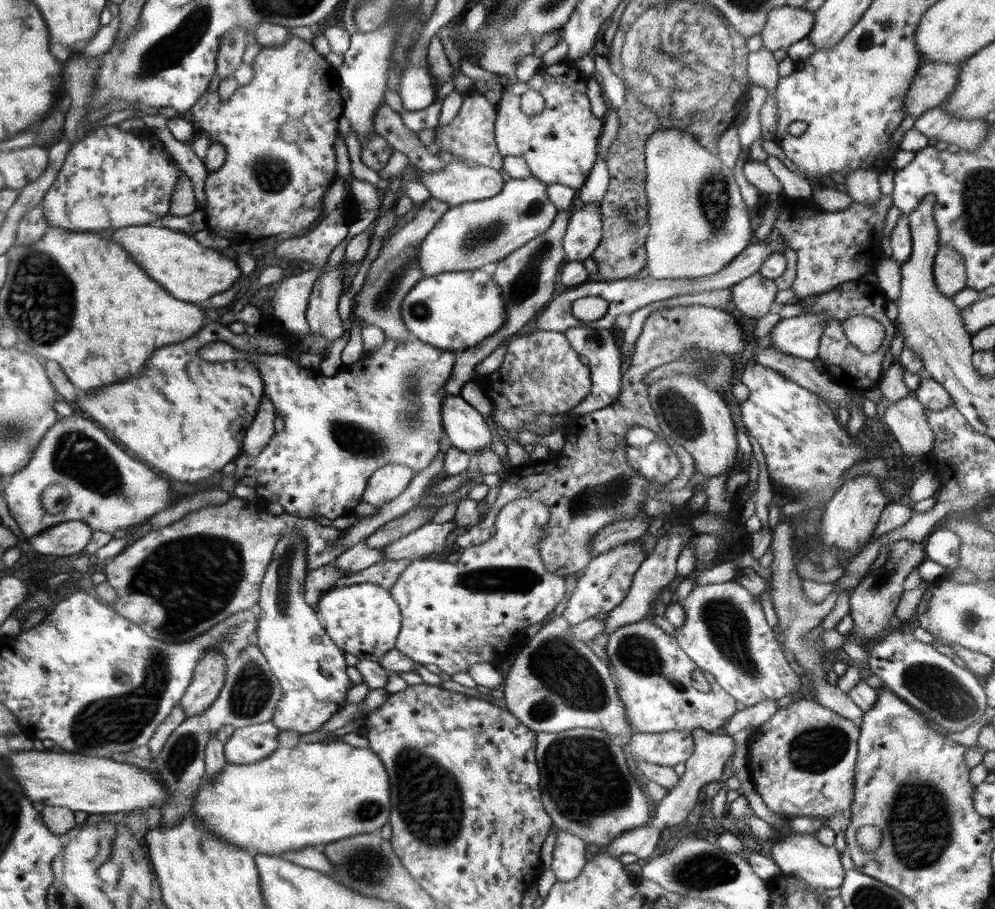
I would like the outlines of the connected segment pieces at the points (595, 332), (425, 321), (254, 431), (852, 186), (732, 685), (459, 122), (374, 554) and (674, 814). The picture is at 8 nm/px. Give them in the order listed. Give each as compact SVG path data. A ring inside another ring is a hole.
M568 327L563 333L569 340L571 347L578 354L585 356L590 362L591 391L590 394L577 404L571 411L571 417L584 415L596 409L611 405L617 398L621 389L622 372L620 366L624 355L614 341L611 329L590 329L584 327Z
M482 269L422 277L404 297L400 312L412 337L454 352L486 340L505 325L506 318L500 287Z
M263 394L256 416L244 435L241 453L247 456L258 456L260 451L266 448L268 441L275 435L275 411L271 399Z
M866 169L848 171L845 176L846 192L854 201L864 203L864 206L874 206L882 196L879 174Z
M735 580L692 588L684 600L685 622L676 628L674 638L680 648L703 672L708 671L721 688L736 701L748 707L764 700L778 701L800 689L800 677L788 664L784 651L776 641L775 632L768 626L761 602Z
M462 94L462 105L458 115L447 126L436 127L436 135L432 150L448 152L459 158L472 160L482 166L490 166L496 170L503 167L503 157L498 154L494 140L497 105L490 104L484 94Z
M366 539L359 540L354 543L354 546L350 546L345 552L342 552L342 555L336 557L336 560L333 561L334 567L344 571L346 575L350 575L363 571L379 562L386 561L384 546L381 546L381 548L368 546L367 542L365 542Z
M695 728L691 732L695 747L690 758L686 760L686 770L684 774L679 778L678 784L668 790L663 799L656 803L655 812L656 815L650 821L650 826L654 824L654 828L662 830L666 826L676 826L680 824L690 814L690 811L697 806L699 800L699 794L701 794L701 788L710 782L721 782L722 774L724 773L724 764L730 756L734 756L736 745L734 739L730 735L716 735L701 728Z

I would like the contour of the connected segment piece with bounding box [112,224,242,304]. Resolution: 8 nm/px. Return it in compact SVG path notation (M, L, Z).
M159 224L130 226L116 230L112 234L112 240L122 244L122 248L126 248L134 262L178 300L207 304L214 294L226 292L238 282L242 274L237 262L200 245L194 236L180 234L176 230L176 227Z

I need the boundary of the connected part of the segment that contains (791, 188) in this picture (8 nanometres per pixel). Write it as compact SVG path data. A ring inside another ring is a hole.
M769 156L765 163L782 183L783 191L788 200L801 200L811 198L813 184L808 183L808 178L802 177L800 173L790 171L776 156Z

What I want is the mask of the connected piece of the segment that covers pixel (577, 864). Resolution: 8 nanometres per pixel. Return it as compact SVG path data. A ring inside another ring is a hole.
M559 830L553 850L552 870L558 881L574 880L587 863L587 844L578 836Z

